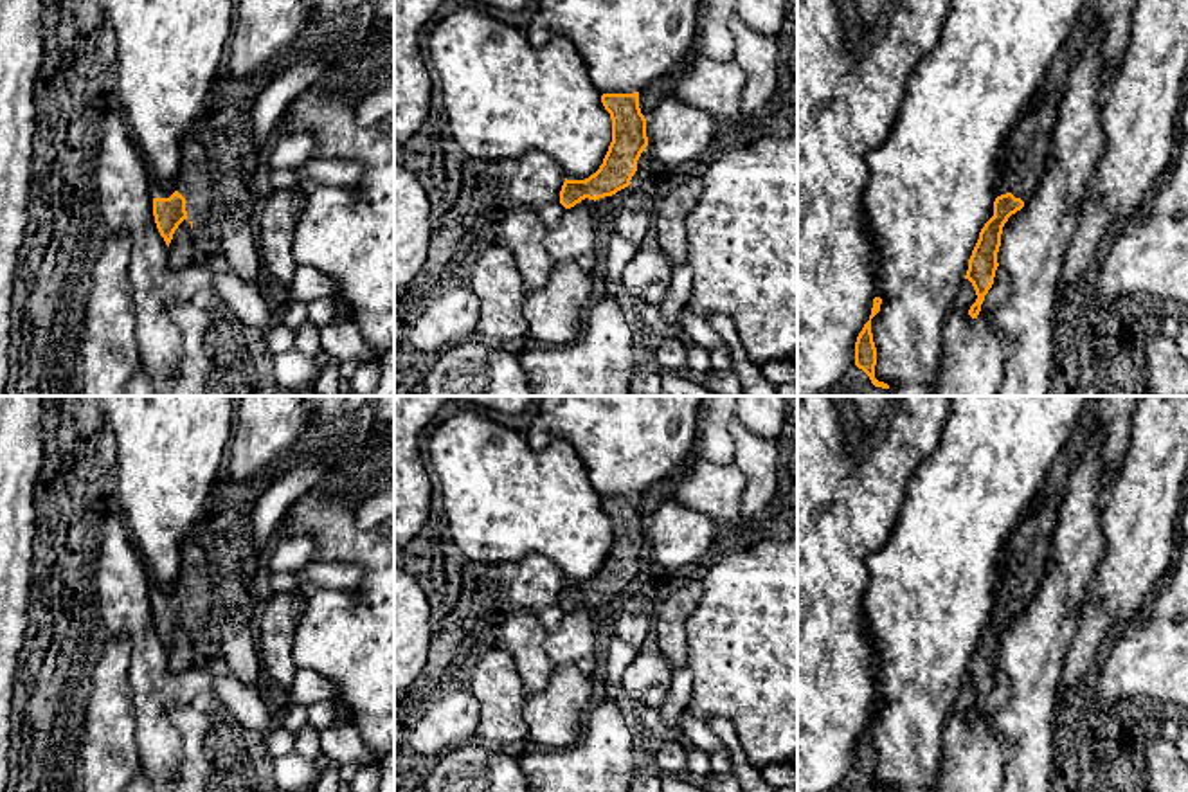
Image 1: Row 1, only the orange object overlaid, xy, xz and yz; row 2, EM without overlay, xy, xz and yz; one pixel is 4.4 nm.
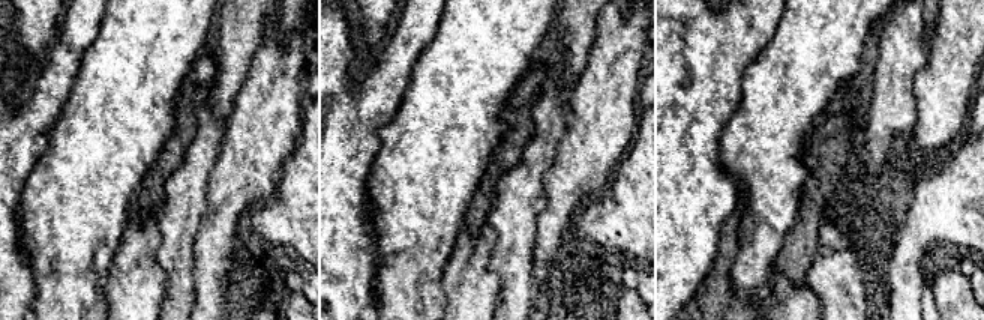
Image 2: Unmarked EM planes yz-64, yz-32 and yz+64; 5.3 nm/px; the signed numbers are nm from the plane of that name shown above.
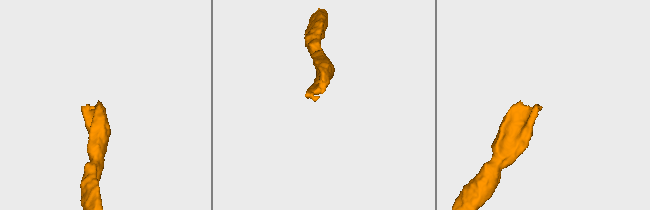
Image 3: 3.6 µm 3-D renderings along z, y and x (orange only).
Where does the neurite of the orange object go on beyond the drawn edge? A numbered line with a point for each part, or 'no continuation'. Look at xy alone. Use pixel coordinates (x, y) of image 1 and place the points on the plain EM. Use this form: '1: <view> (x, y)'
1: xy (193, 584)

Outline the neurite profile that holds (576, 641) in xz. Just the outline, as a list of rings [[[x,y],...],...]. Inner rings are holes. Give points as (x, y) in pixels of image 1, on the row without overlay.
[[[581,603],[565,612],[560,626],[547,634],[544,650],[556,666],[576,666],[585,675],[598,675],[598,657],[603,641],[594,625],[594,603]]]

